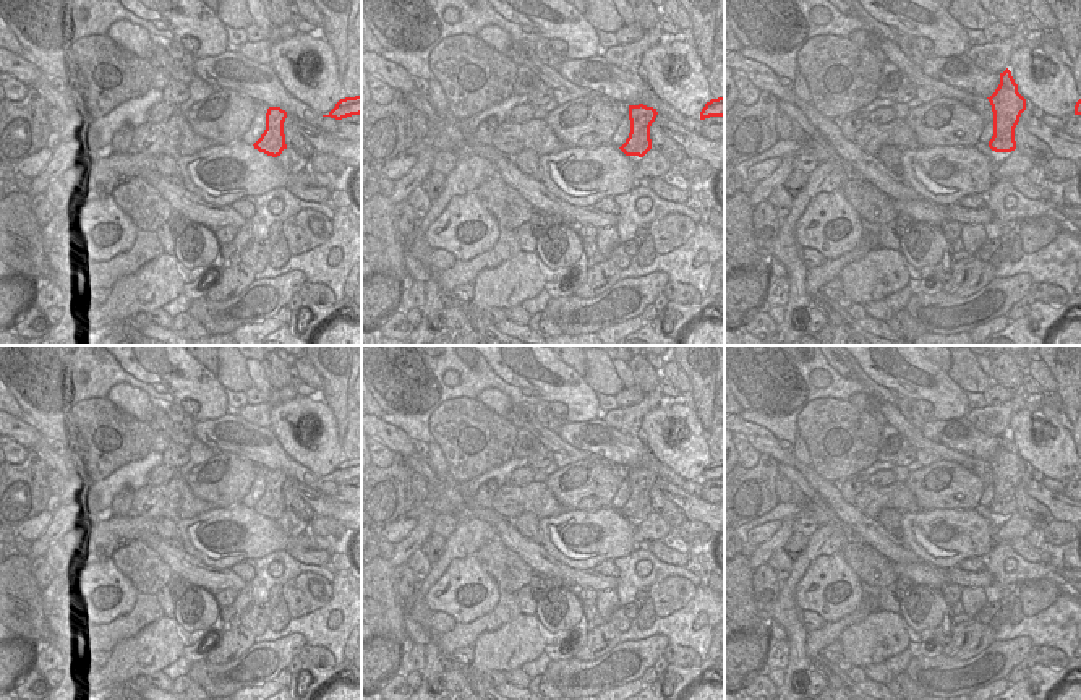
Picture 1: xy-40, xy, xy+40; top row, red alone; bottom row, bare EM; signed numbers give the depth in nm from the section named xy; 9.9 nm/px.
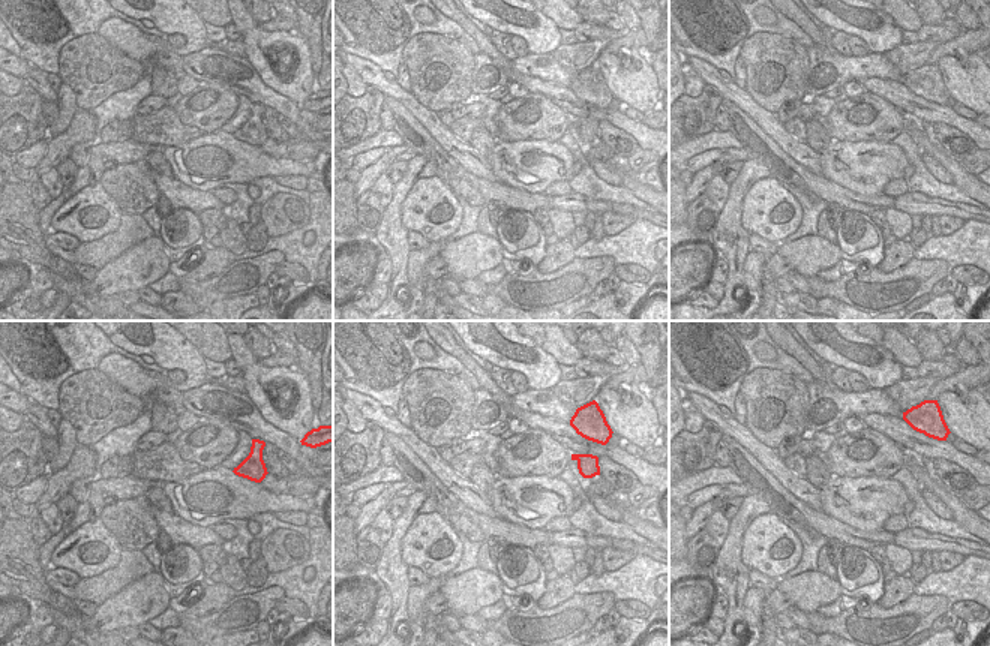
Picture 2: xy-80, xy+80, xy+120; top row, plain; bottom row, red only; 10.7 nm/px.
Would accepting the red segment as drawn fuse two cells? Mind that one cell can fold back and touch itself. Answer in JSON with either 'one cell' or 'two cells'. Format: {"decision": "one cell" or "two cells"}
{"decision": "two cells"}

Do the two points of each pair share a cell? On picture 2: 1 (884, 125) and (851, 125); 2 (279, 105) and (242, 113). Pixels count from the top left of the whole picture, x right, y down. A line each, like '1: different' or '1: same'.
1: same
2: different

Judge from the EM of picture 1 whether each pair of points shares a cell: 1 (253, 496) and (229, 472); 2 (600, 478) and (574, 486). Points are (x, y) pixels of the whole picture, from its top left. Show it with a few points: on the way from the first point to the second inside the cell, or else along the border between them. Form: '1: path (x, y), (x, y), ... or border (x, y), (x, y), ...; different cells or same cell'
1: path (247, 490), (235, 478); same cell
2: path (593, 483), (581, 485); same cell

